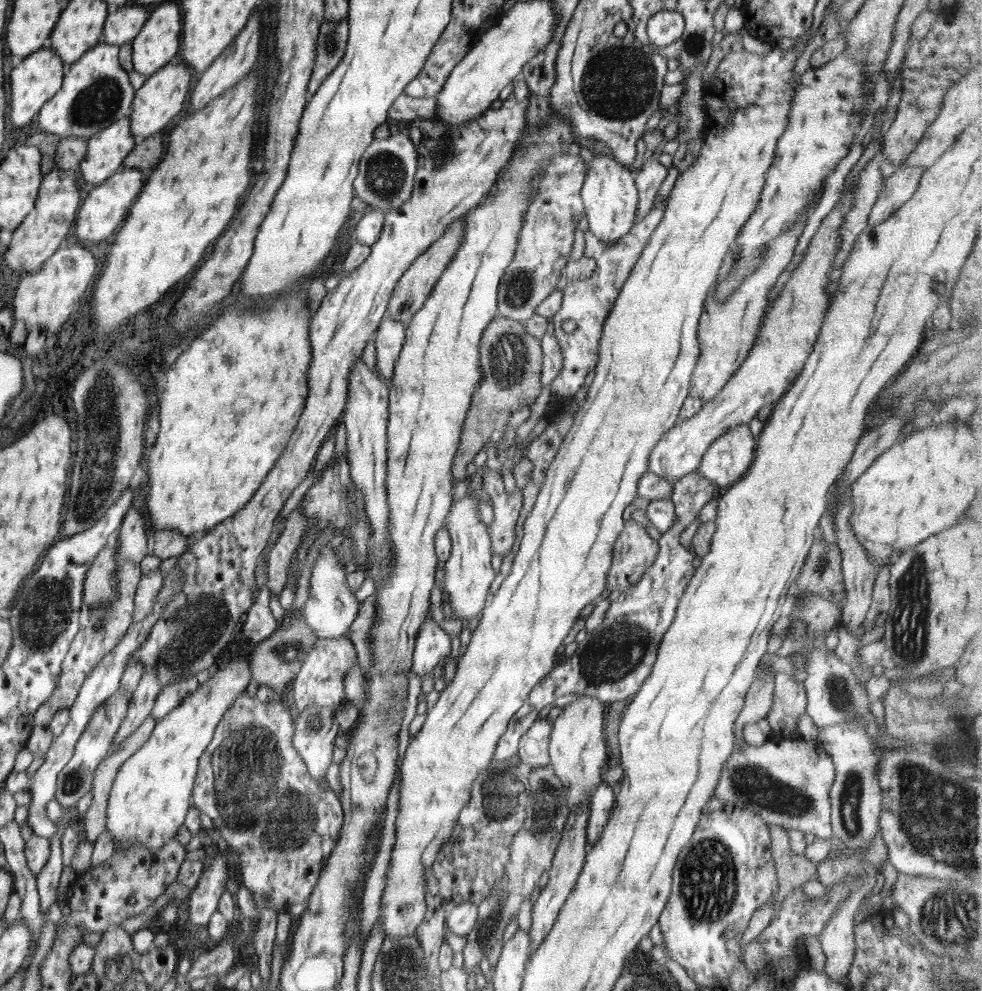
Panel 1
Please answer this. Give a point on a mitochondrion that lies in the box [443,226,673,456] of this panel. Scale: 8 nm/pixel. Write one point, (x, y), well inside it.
(508, 356)

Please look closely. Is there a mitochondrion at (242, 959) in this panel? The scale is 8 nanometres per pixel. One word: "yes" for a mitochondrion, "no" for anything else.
no

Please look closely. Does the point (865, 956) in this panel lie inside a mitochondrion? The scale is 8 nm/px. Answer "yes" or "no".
no

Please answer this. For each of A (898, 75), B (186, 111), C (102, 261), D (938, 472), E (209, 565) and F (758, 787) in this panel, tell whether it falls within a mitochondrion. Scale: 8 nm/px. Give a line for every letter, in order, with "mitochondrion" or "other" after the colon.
A: other
B: other
C: other
D: other
E: other
F: mitochondrion

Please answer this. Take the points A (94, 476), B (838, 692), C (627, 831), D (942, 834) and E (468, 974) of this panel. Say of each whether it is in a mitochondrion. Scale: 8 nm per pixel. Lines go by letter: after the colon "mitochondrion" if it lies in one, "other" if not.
A: mitochondrion
B: mitochondrion
C: other
D: mitochondrion
E: other

